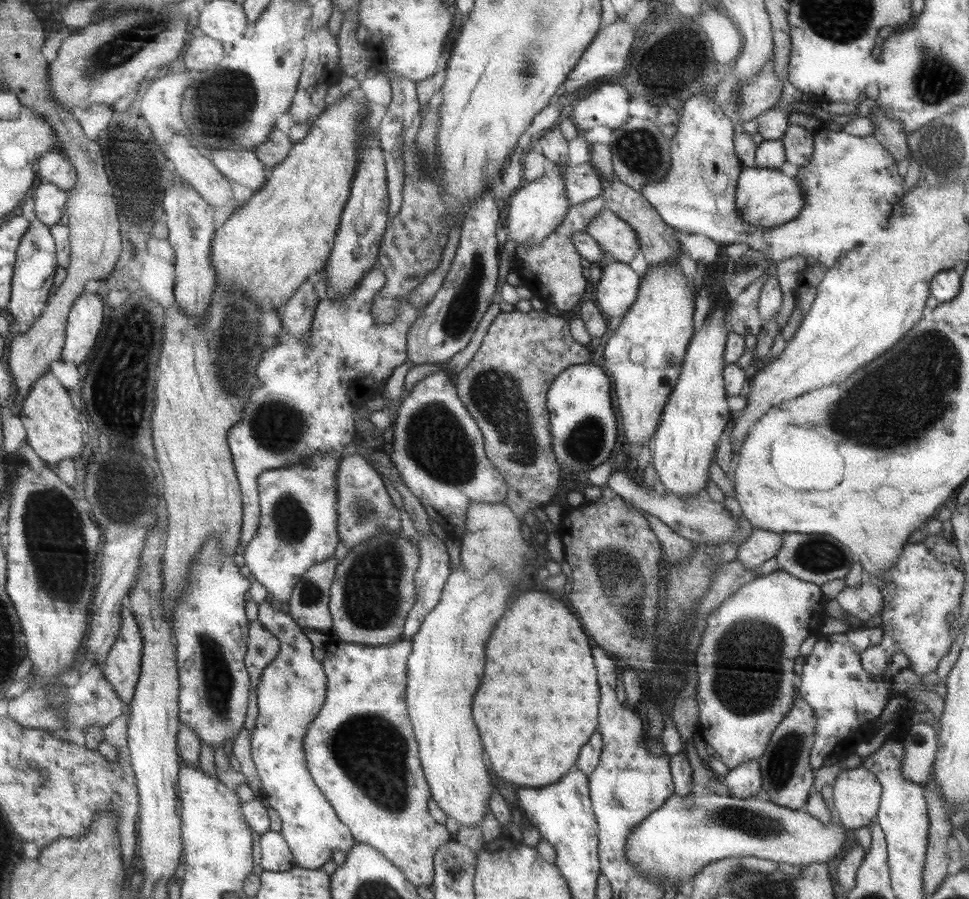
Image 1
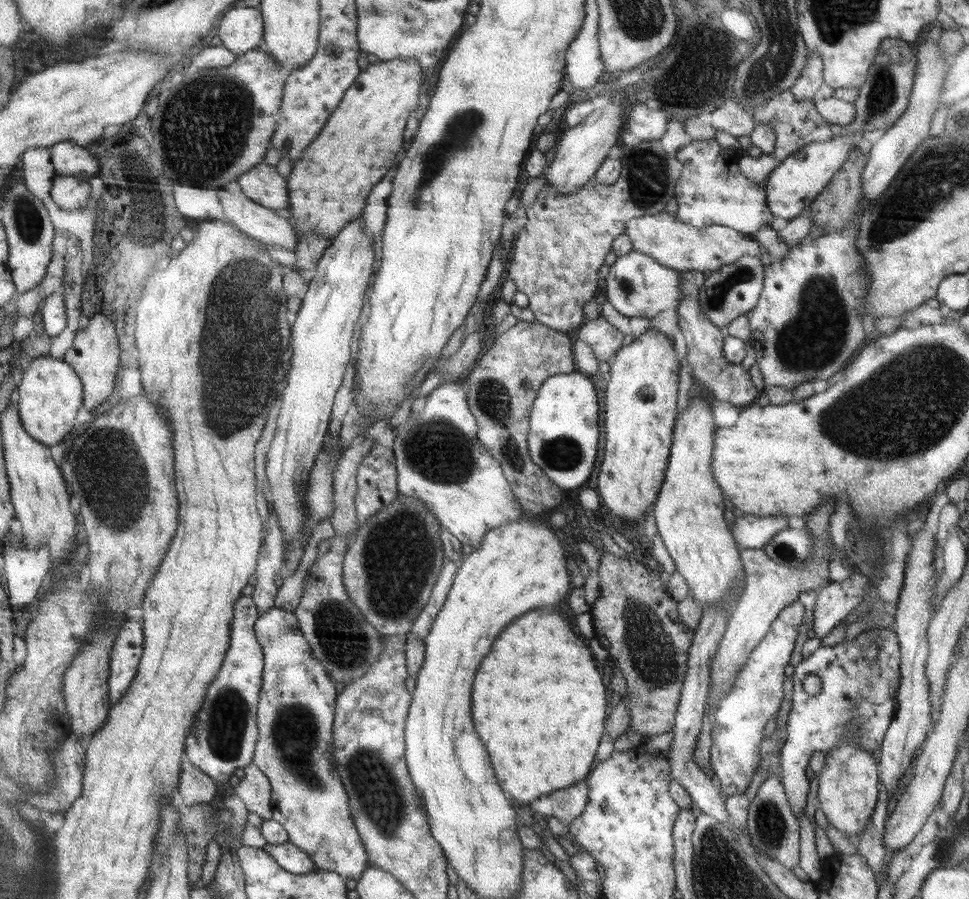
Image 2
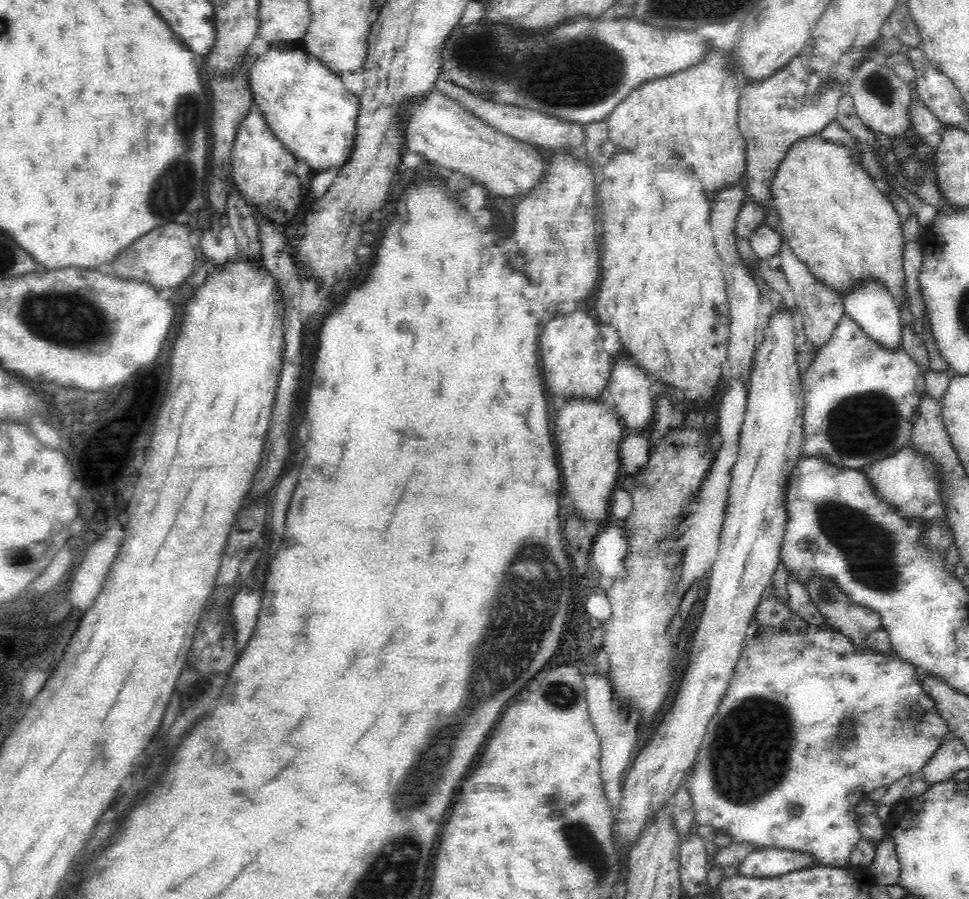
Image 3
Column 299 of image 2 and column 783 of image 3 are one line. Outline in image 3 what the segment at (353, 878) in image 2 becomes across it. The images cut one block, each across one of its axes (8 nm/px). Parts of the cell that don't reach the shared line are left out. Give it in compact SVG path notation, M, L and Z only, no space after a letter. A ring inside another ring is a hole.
M790 612L788 620L782 624L768 624L756 628L754 636L746 644L746 650L740 656L740 662L736 666L734 678L730 682L728 692L722 698L722 704L716 712L716 716L708 724L708 732L704 736L704 742L700 746L700 752L696 754L694 766L688 770L688 776L684 784L690 788L694 810L696 810L696 824L704 828L714 828L720 834L728 834L736 844L748 842L762 848L788 848L798 852L812 852L822 866L828 868L846 868L850 866L852 852L858 842L862 842L860 828L858 828L858 816L856 808L862 798L868 798L868 794L874 788L886 786L890 788L904 776L918 776L924 768L926 760L936 752L940 746L944 734L950 730L948 722L940 714L936 700L924 690L924 678L930 678L930 674L922 672L912 662L898 656L894 650L892 654L882 654L874 648L856 650L850 642L850 638L830 626L828 622L822 626L810 626L800 616Z

